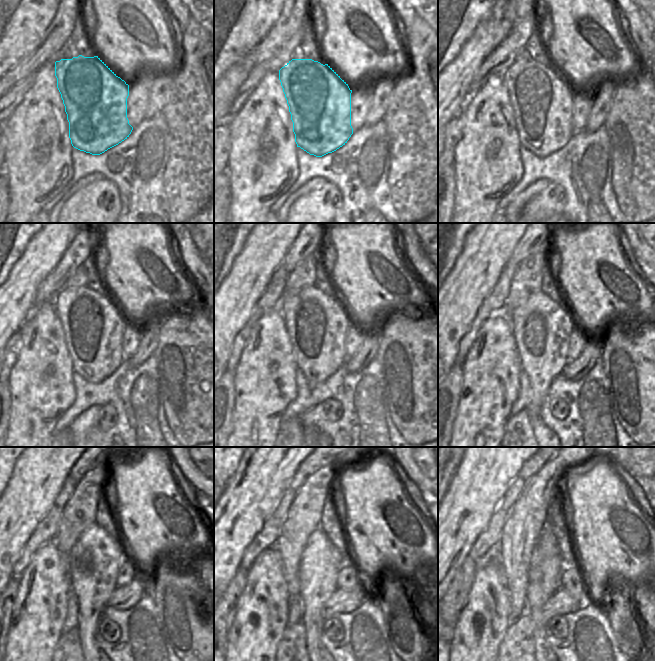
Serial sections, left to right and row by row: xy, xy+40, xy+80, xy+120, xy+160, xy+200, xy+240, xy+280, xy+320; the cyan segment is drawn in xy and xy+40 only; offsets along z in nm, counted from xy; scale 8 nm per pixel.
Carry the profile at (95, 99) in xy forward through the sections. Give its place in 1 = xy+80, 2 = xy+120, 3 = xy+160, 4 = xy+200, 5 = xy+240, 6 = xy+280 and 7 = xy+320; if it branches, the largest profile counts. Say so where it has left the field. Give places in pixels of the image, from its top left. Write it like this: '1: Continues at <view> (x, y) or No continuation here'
1: Continues at xy+80 (542, 101)
2: Continues at xy+120 (93, 325)
3: Continues at xy+160 (316, 324)
4: Continues at xy+200 (541, 327)
5: Continues at xy+240 (94, 561)
6: Continues at xy+280 (321, 562)
7: Continues at xy+320 (543, 579)

